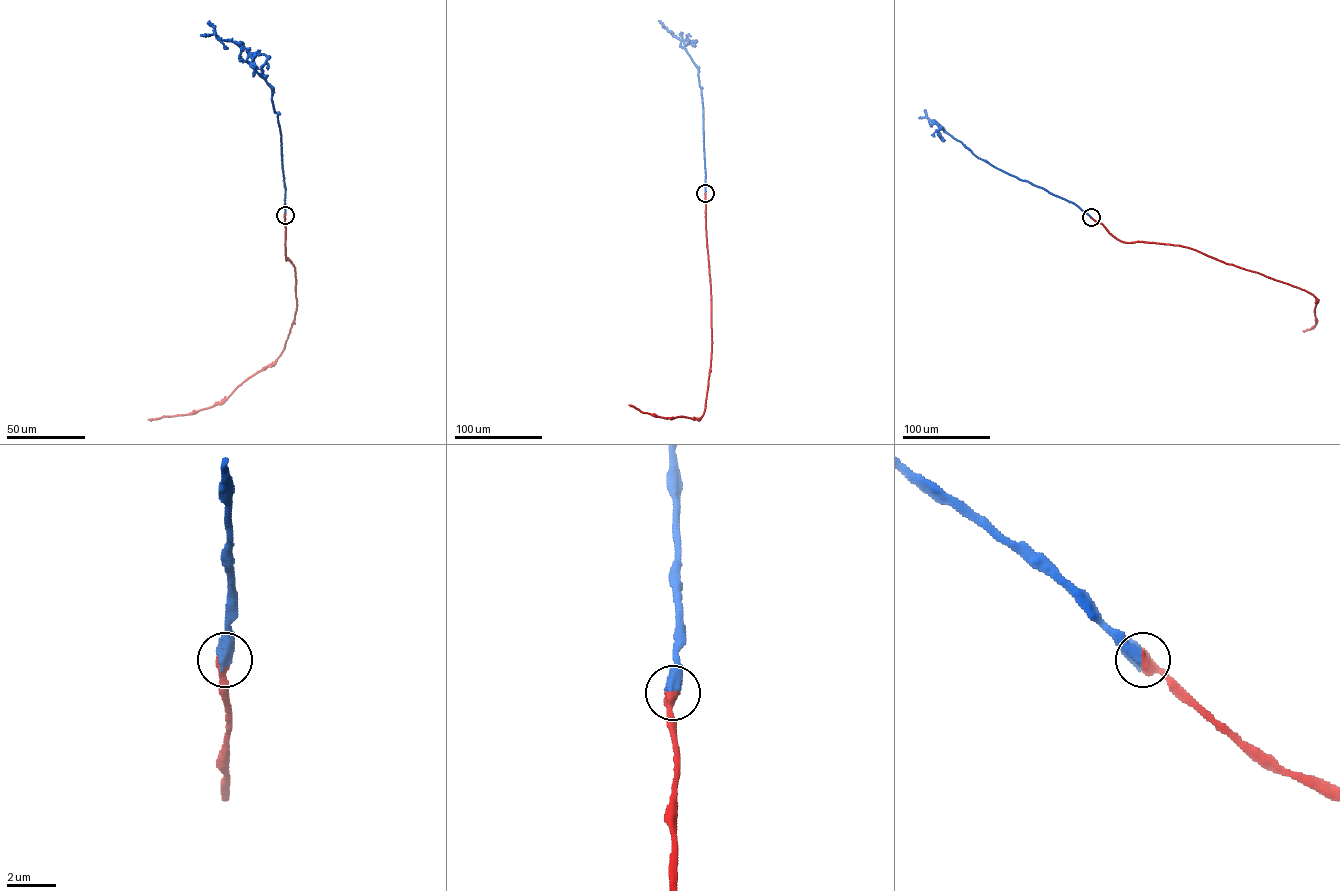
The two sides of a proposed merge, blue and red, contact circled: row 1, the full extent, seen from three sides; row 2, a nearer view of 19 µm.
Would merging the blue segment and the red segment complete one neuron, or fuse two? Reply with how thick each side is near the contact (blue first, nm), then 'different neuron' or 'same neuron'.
550/480 nm | same neuron

